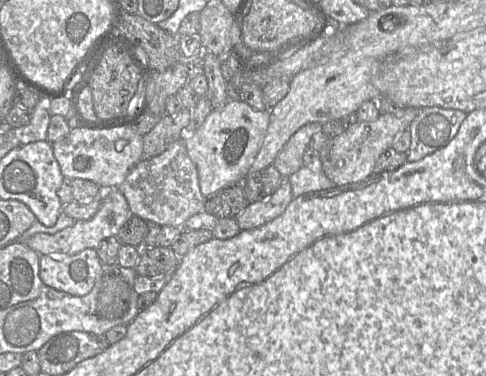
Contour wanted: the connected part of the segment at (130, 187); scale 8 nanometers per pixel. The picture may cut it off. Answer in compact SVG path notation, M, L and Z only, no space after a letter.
M183 138L161 154L141 159L118 189L125 196L133 216L160 226L183 227L191 216L203 211L206 199L200 191L198 171L188 156Z

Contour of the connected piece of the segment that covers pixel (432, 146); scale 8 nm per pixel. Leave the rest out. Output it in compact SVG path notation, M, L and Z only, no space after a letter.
M437 106L418 109L417 116L409 126L411 144L407 151L407 161L418 161L446 146L456 136L466 116L467 113L458 109L446 109Z

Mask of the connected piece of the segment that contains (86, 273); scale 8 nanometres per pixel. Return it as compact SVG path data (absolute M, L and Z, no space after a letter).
M85 249L74 255L40 255L39 275L42 282L74 296L88 294L103 263L96 249Z

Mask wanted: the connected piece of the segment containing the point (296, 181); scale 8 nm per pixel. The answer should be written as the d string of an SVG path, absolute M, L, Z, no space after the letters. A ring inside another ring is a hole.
M315 156L310 164L303 165L287 179L291 185L293 198L336 187L325 175L319 156Z

